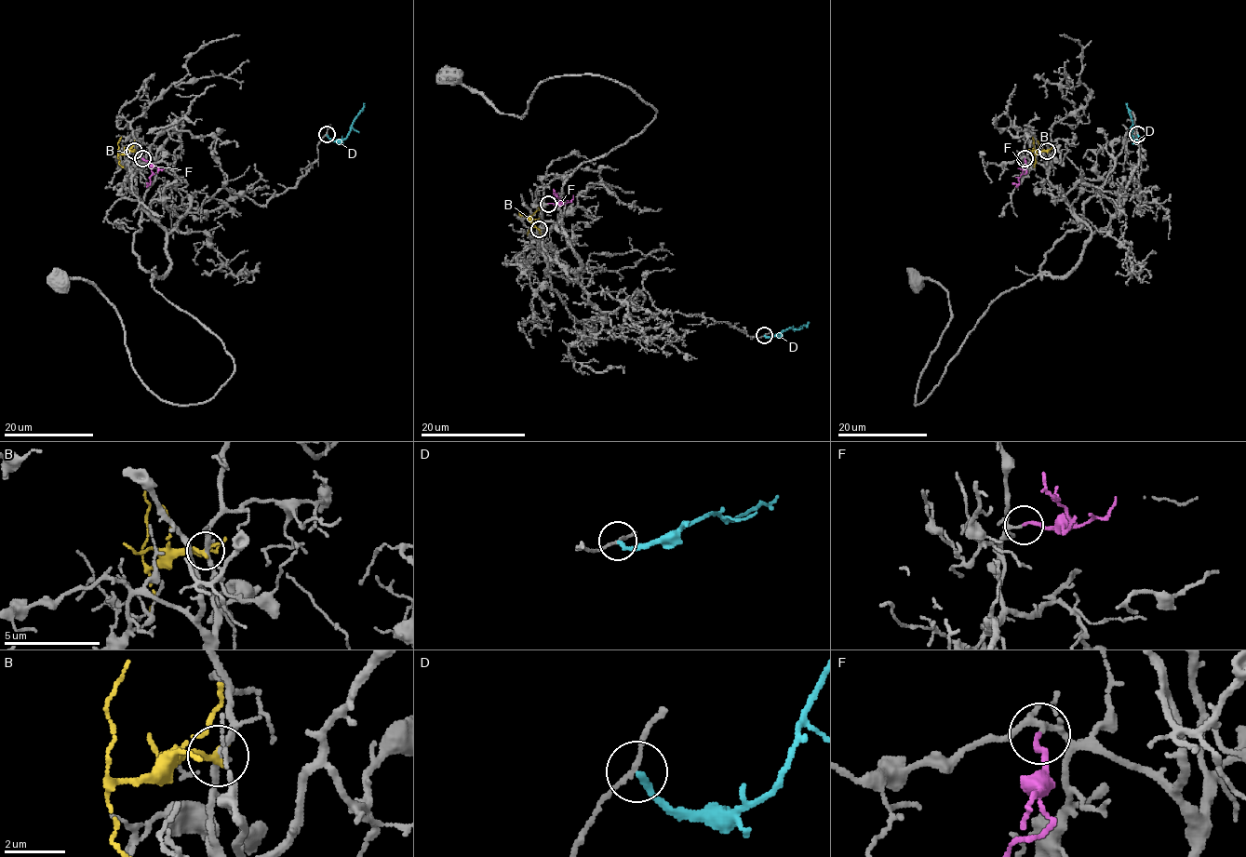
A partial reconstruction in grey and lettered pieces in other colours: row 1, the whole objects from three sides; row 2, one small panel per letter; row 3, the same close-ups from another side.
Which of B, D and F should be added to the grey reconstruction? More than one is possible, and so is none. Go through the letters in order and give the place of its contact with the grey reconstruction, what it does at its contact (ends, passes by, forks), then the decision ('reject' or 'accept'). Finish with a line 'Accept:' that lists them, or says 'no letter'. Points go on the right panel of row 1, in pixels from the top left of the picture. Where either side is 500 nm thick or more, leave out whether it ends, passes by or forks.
B: contact (1047, 151); it ends; reject
D: contact (1137, 134); it ends; reject
F: contact (1024, 158); it ends; accept
Accept: F

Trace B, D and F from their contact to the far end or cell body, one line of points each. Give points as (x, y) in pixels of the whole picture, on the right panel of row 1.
B: (1047, 151), (1034, 153), (1033, 137)
D: (1137, 135), (1137, 140), (1132, 137), (1132, 120), (1126, 103)
F: (1024, 158), (1024, 174), (1018, 179), (1018, 184), (1012, 182)

